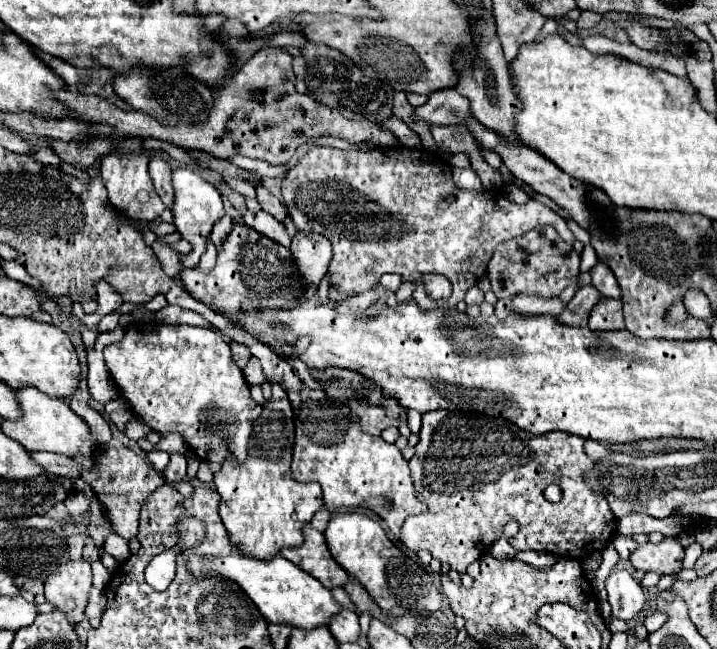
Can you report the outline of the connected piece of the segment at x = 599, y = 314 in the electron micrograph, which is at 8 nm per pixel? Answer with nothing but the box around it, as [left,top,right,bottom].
[589,299,625,331]

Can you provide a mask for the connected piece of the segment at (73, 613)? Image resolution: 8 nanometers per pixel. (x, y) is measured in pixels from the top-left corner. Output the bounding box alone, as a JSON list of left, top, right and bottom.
[45,561,91,625]

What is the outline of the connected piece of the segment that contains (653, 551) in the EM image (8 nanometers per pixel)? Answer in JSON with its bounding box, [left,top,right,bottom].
[629,537,685,575]

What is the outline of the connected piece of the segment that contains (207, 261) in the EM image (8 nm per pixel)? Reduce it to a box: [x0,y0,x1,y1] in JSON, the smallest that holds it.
[199,241,217,271]

